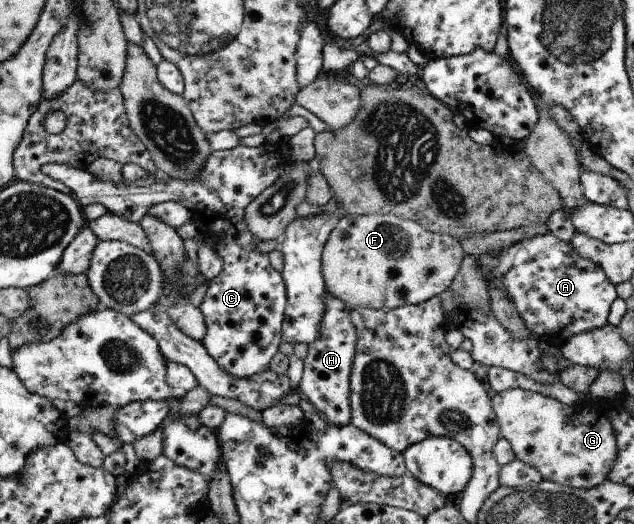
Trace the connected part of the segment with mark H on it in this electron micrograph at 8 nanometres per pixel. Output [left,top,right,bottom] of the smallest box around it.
[298,293,356,427]

